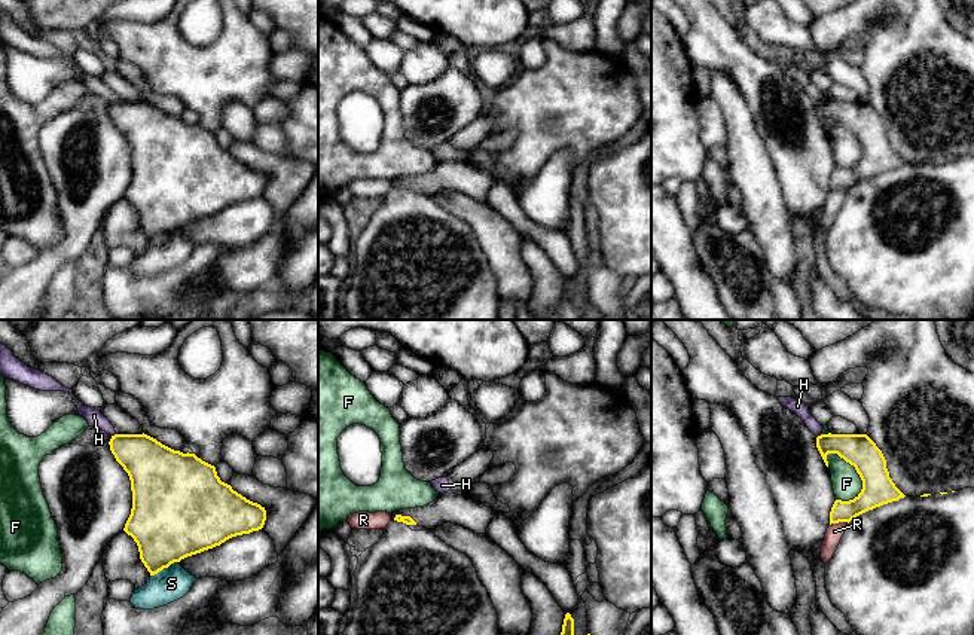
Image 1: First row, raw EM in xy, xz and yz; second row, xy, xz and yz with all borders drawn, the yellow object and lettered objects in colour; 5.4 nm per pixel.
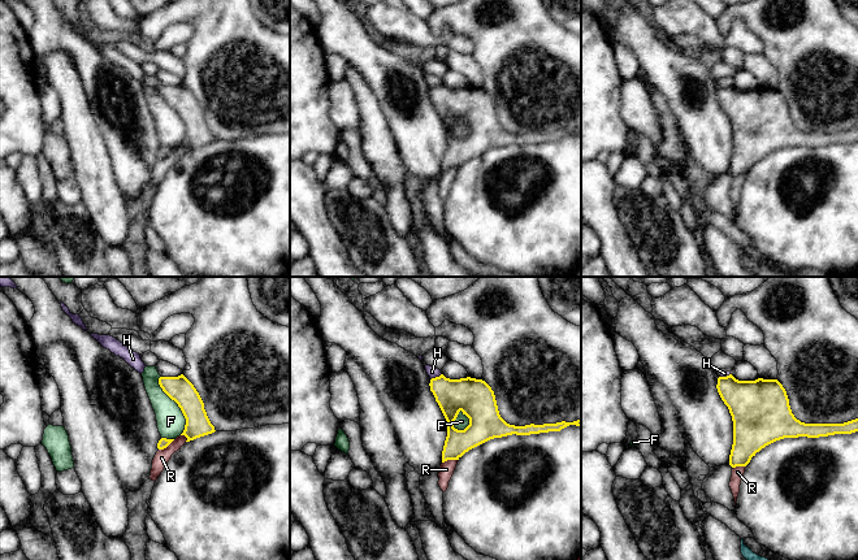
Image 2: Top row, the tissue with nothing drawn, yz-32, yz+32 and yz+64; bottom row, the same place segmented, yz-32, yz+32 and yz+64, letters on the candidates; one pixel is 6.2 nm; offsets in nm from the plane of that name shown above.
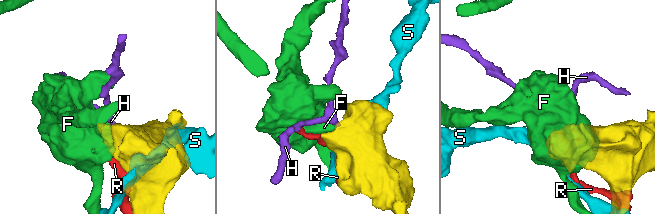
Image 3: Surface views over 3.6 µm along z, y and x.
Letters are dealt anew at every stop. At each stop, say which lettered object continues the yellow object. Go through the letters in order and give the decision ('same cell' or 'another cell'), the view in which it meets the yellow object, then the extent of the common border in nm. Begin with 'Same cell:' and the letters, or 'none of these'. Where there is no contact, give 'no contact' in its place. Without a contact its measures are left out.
Same cell: none of these
F: another cell; meets yellow in yz; contact 300 nm long
H: another cell; meets yellow in yz; contact 40 nm long
R: another cell; meets yellow in yz; contact 110 nm long
S: another cell; meets yellow in xy; contact 170 nm long

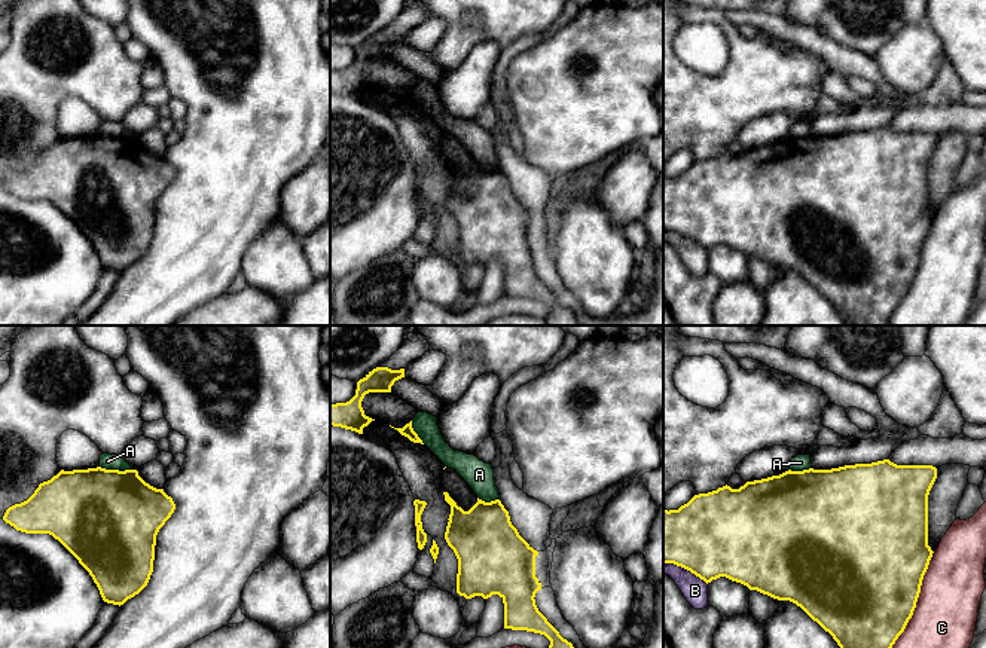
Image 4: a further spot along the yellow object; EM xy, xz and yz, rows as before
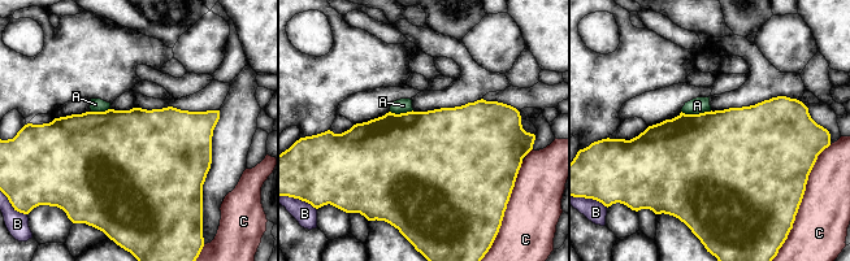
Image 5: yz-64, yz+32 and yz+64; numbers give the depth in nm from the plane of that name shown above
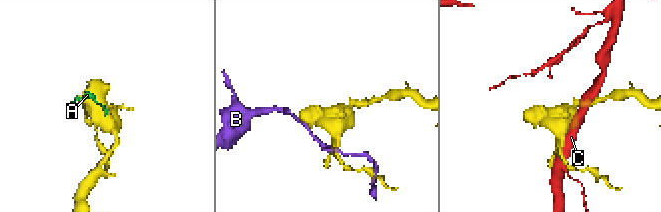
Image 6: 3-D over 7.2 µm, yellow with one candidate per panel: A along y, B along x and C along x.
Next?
Same cell: none of these
A: another cell; meets yellow in xy; contact 170 nm long
B: another cell; meets yellow in yz; contact 260 nm long
C: another cell; meets yellow in yz; contact 650 nm long

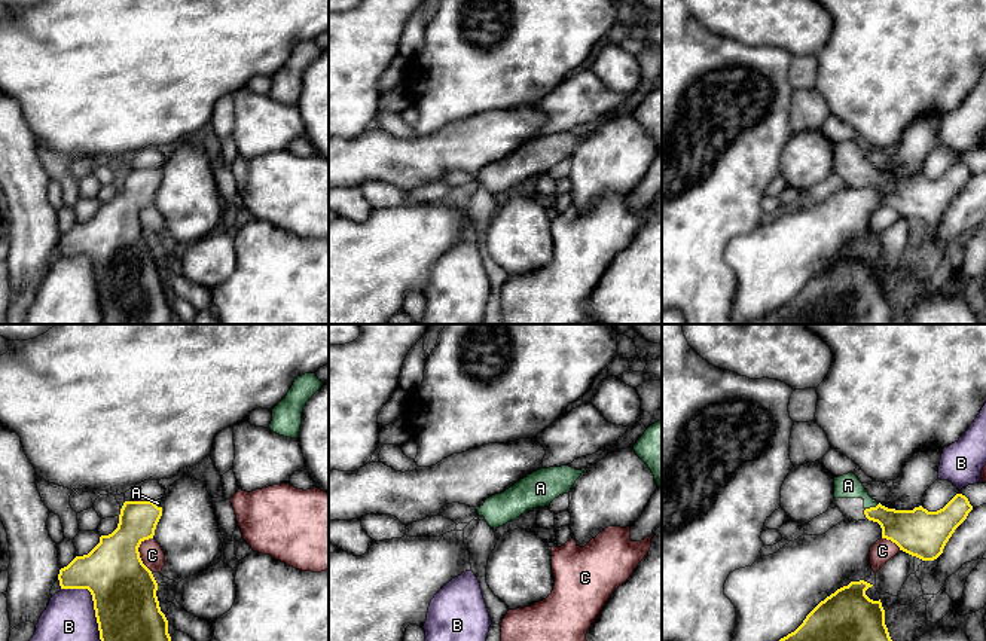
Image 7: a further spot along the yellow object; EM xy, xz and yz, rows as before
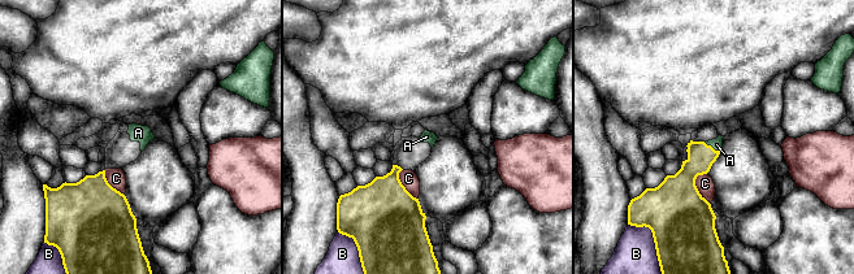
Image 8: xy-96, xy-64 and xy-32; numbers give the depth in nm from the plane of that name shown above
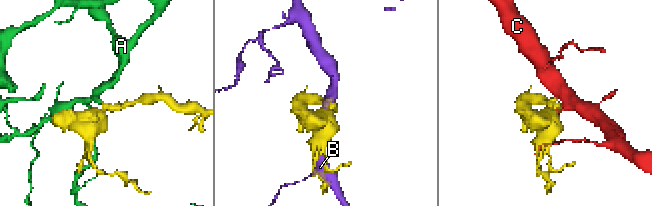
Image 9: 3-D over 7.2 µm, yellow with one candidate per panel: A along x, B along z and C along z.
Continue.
Same cell: A
A: same cell; meets yellow in yz; contact 90 nm long
B: another cell; meets yellow in xy; contact 440 nm long
C: another cell; meets yellow in xy; contact 180 nm long

